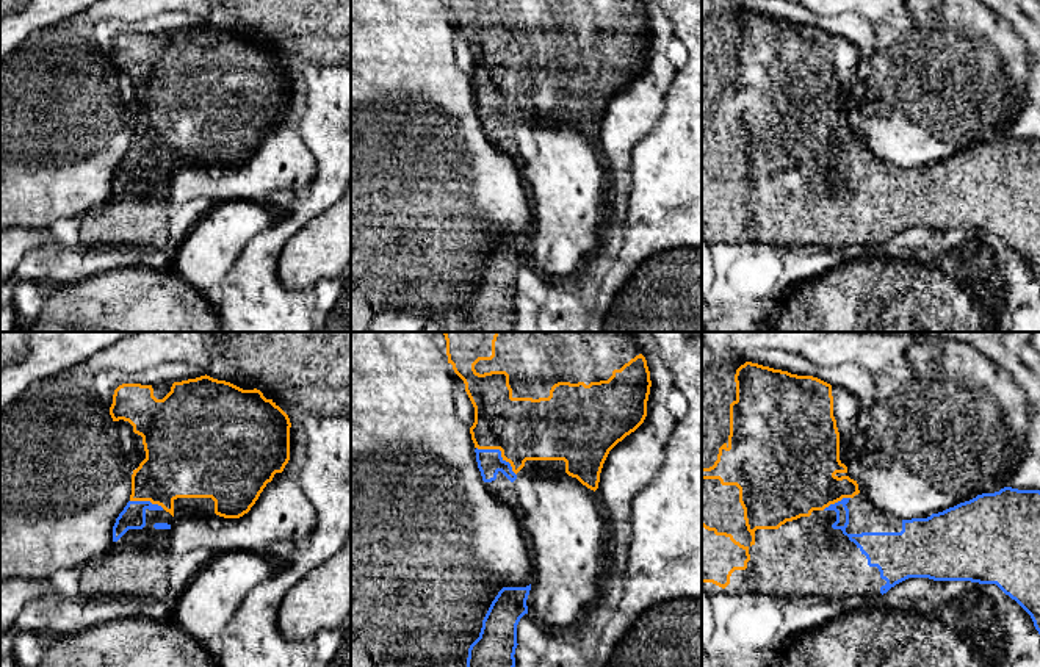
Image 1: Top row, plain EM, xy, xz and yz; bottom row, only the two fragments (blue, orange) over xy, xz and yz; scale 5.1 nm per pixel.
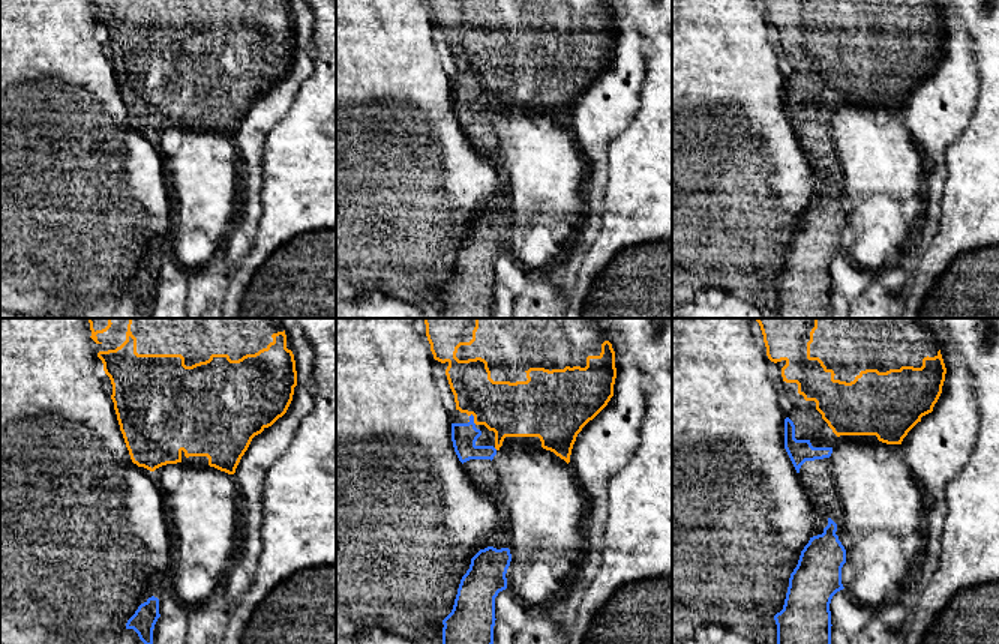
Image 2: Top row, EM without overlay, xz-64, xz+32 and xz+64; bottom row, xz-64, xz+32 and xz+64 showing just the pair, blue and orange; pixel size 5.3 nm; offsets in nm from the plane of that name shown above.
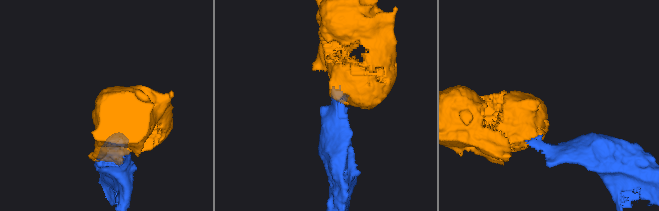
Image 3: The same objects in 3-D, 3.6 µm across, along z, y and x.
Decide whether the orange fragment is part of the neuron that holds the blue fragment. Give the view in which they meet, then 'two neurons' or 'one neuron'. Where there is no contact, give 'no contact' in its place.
xz | one neuron

